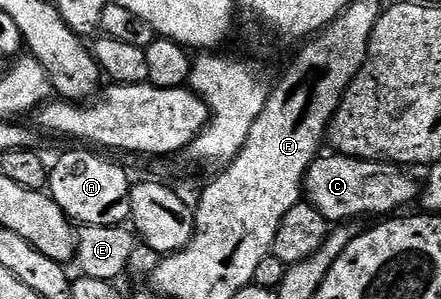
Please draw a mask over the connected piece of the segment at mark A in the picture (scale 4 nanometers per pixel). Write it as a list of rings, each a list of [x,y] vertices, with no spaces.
[[[83,147],[71,148],[75,149],[61,154],[59,162],[52,164],[49,169],[49,192],[57,207],[65,211],[71,222],[80,226],[122,226],[131,215],[132,178],[127,178],[126,171],[117,162],[107,158],[110,156]]]

